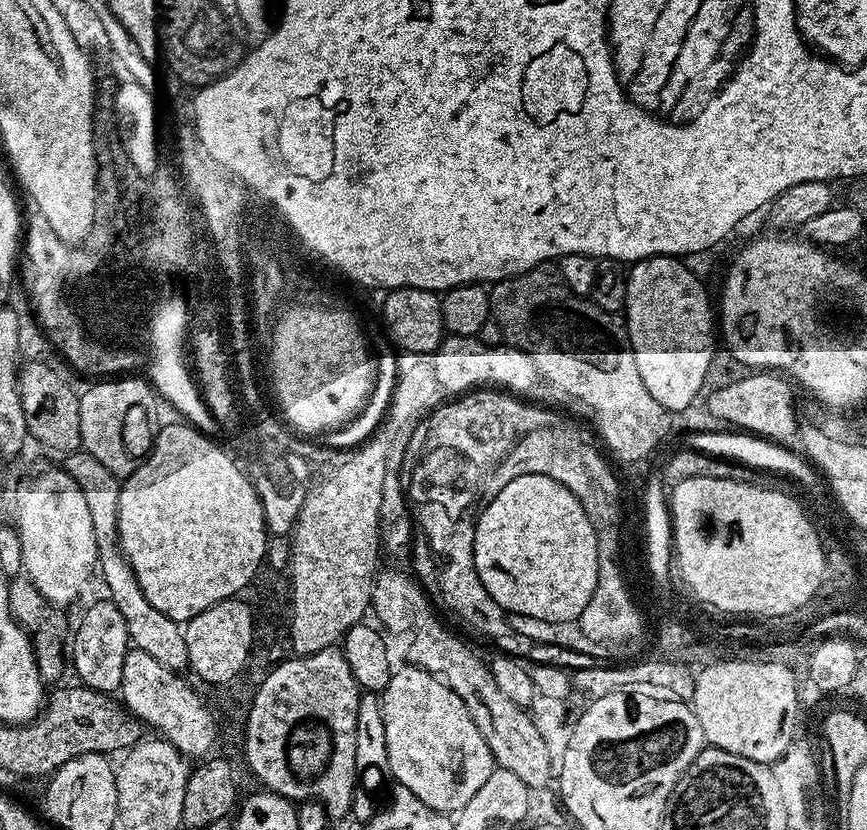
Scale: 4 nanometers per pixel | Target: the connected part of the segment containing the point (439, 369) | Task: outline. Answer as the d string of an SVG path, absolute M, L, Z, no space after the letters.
M445 335L440 341L439 348L431 353L430 363L439 387L445 393L452 392L448 394L464 394L469 390L476 390L474 388L479 384L505 384L505 389L516 394L524 394L520 392L534 387L536 380L538 381L534 362L524 352L511 346L491 348L471 336Z

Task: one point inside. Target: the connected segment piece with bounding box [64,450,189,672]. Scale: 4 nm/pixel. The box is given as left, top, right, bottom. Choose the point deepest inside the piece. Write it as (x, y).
(148, 629)

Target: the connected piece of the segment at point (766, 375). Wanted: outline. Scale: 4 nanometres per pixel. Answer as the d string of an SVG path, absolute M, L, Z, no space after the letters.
M756 370L751 374L741 375L738 380L731 380L726 386L712 388L708 396L708 408L720 420L725 420L725 425L736 430L743 430L745 433L753 433L759 437L765 437L771 441L788 442L788 439L795 437L798 432L796 424L796 400L792 397L792 388L784 380L783 375L772 370Z

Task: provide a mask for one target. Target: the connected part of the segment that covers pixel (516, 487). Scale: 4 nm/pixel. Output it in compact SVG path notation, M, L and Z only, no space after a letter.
M522 474L506 482L506 486L502 486L502 490L498 490L498 494L491 497L487 503L484 509L479 509L476 518L474 562L478 578L482 578L482 586L486 586L490 598L494 598L494 602L498 602L498 606L508 614L529 615L530 618L540 618L547 622L579 621L582 610L586 610L594 594L594 586L598 586L598 538L582 502L578 502L578 498L574 498L574 494L570 494L570 490L562 486L562 482L554 482L554 478L542 474Z

